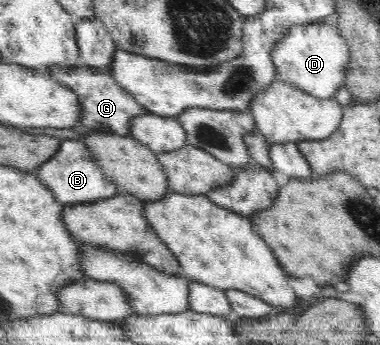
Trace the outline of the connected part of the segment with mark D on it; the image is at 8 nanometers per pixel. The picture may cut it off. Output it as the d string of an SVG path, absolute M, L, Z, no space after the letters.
M329 18L306 25L292 25L288 33L272 47L270 57L278 80L292 84L318 99L333 99L336 91L344 87L346 65L350 61L350 46L340 34L338 26Z

